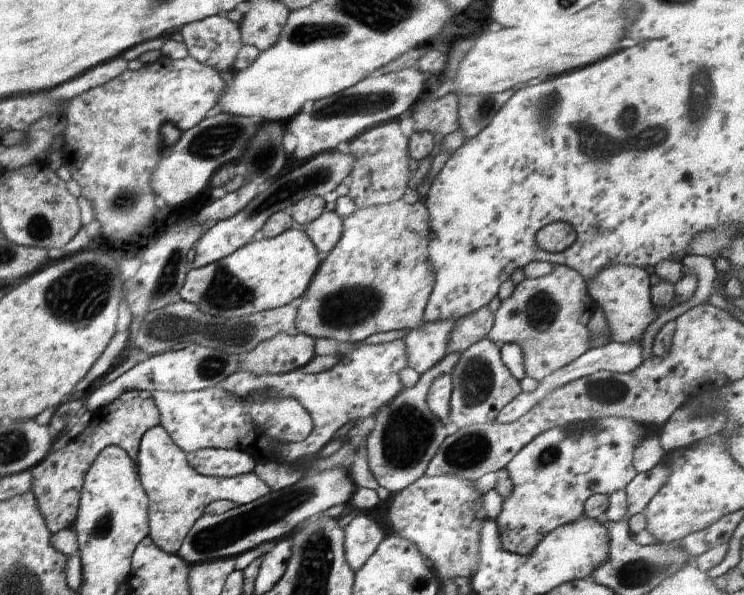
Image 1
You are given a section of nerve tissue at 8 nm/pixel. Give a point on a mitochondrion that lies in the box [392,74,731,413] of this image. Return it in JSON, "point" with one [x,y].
{"point":[595,144]}

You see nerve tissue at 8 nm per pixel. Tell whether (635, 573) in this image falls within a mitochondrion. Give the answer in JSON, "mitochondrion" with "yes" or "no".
{"mitochondrion":"yes"}

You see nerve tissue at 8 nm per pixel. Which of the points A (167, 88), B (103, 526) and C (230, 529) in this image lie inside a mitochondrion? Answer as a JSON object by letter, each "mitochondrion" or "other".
{"A":"other","B":"mitochondrion","C":"mitochondrion"}

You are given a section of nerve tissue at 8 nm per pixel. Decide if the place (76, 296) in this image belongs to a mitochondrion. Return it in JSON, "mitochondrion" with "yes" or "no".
{"mitochondrion":"yes"}

